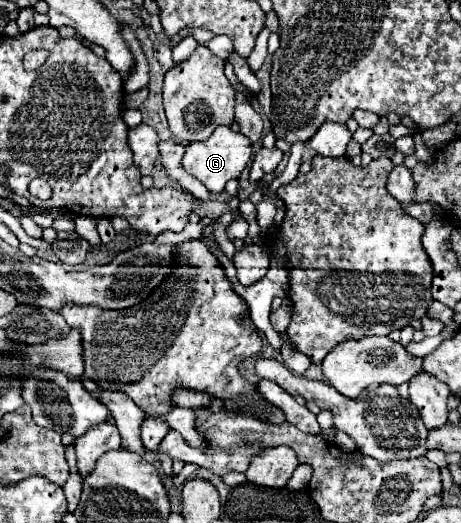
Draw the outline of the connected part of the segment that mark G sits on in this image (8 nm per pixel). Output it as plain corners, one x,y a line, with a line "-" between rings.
218,127
206,141
196,141
186,147
186,153
182,157
182,165
192,177
202,181
208,187
208,191
220,193
220,191
224,191
224,185
230,179
240,177
246,163
250,161
250,153
252,153
250,141
244,135
232,131
230,127

